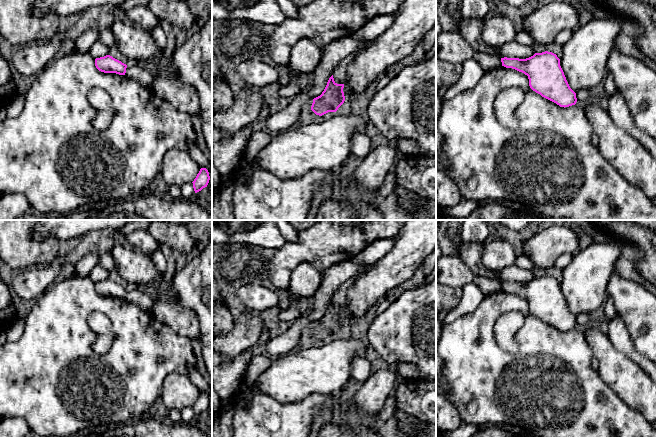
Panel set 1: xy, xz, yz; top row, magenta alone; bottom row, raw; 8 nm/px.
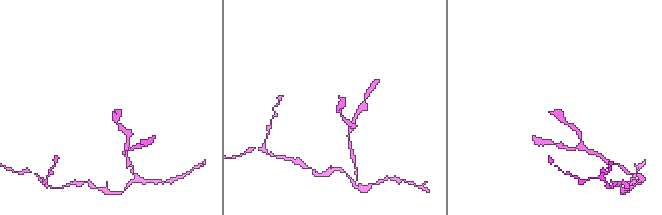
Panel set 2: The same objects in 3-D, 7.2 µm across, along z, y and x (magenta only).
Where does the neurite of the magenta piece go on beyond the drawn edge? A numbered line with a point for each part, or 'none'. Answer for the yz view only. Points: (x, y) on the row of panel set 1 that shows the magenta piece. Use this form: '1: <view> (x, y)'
none

